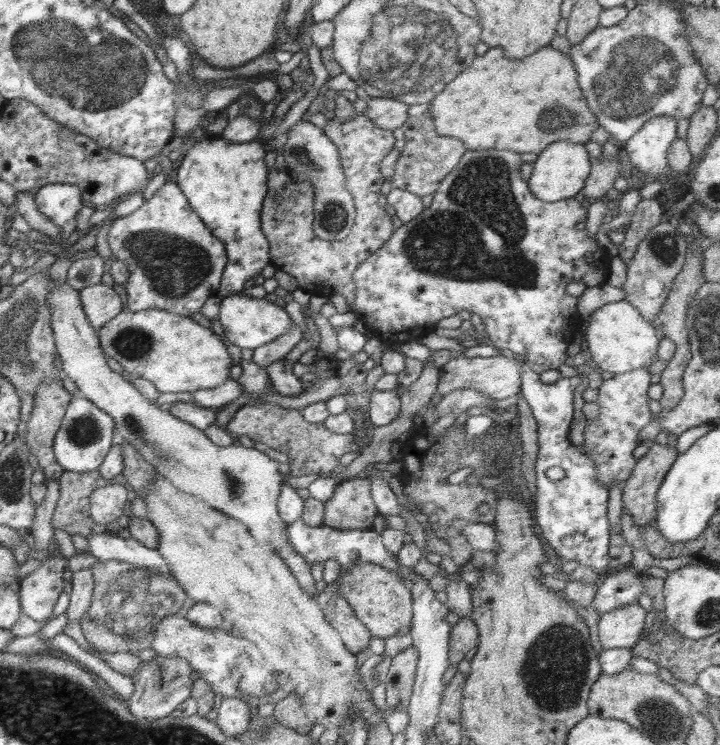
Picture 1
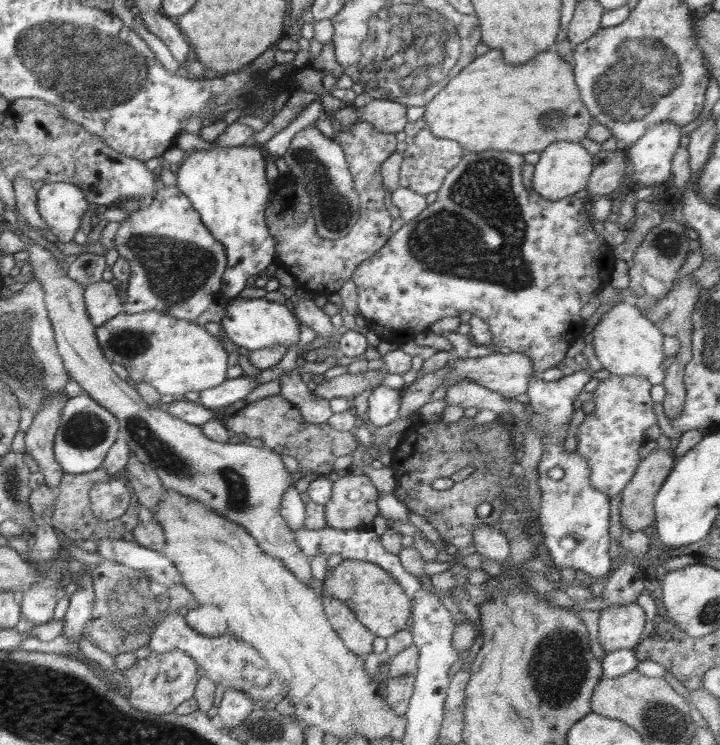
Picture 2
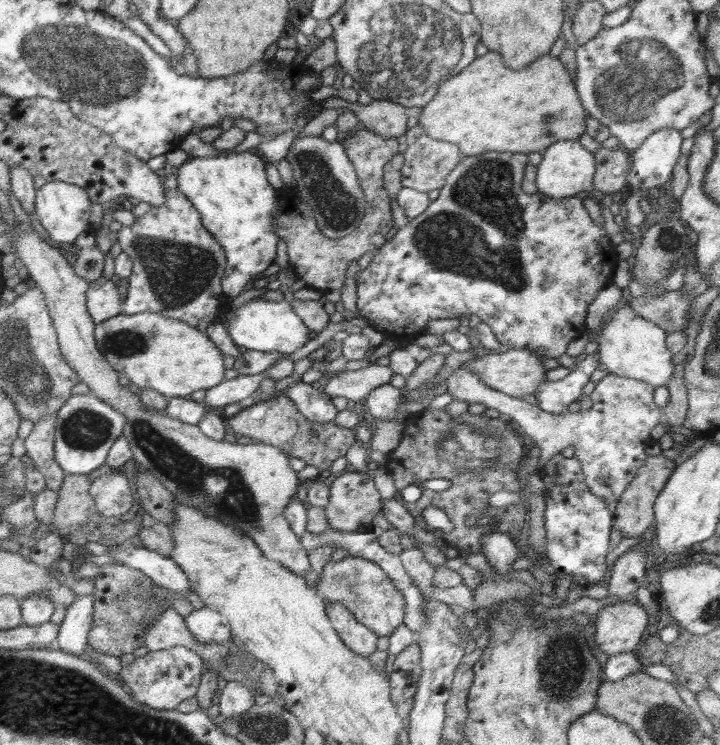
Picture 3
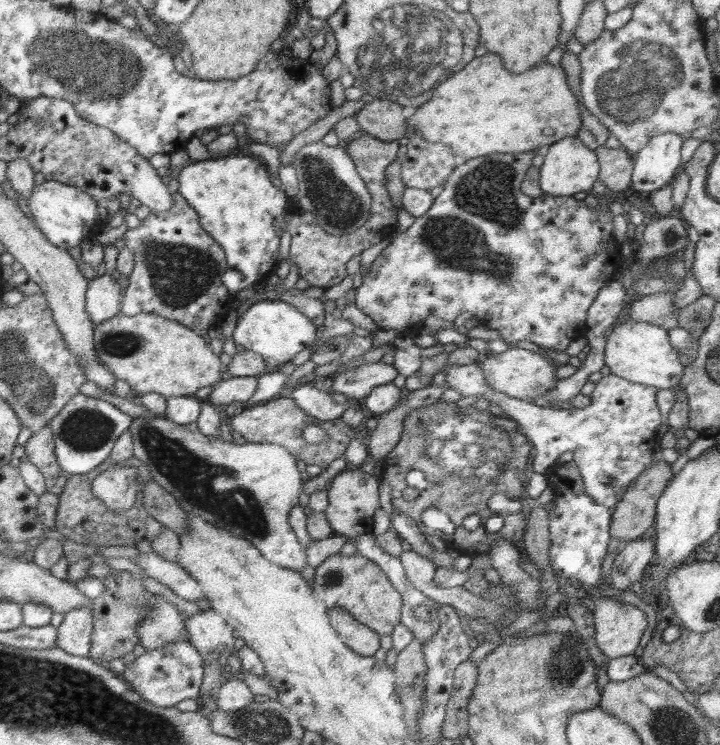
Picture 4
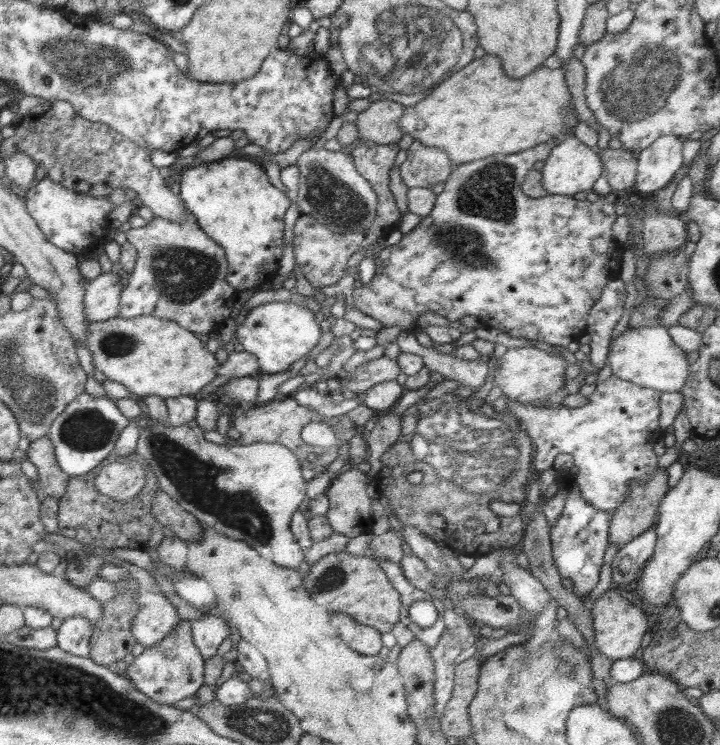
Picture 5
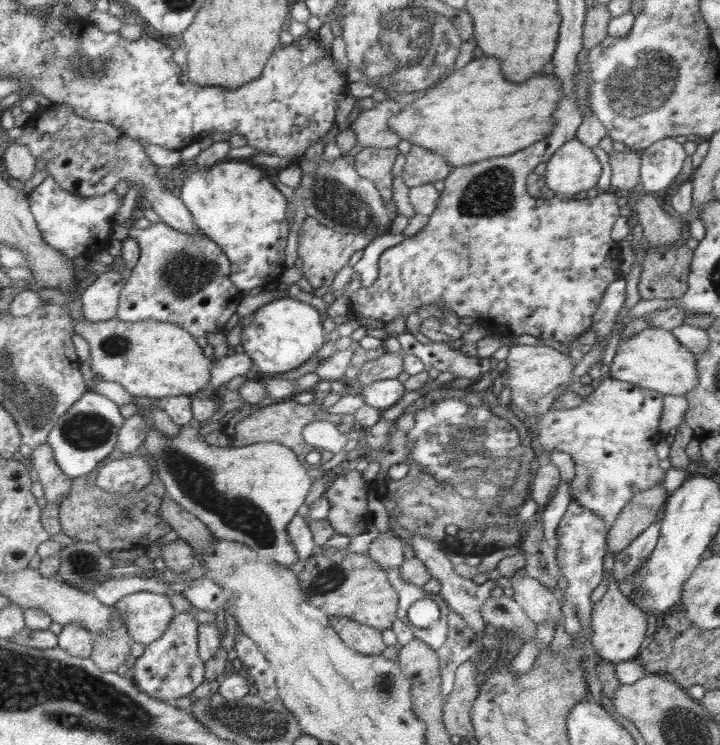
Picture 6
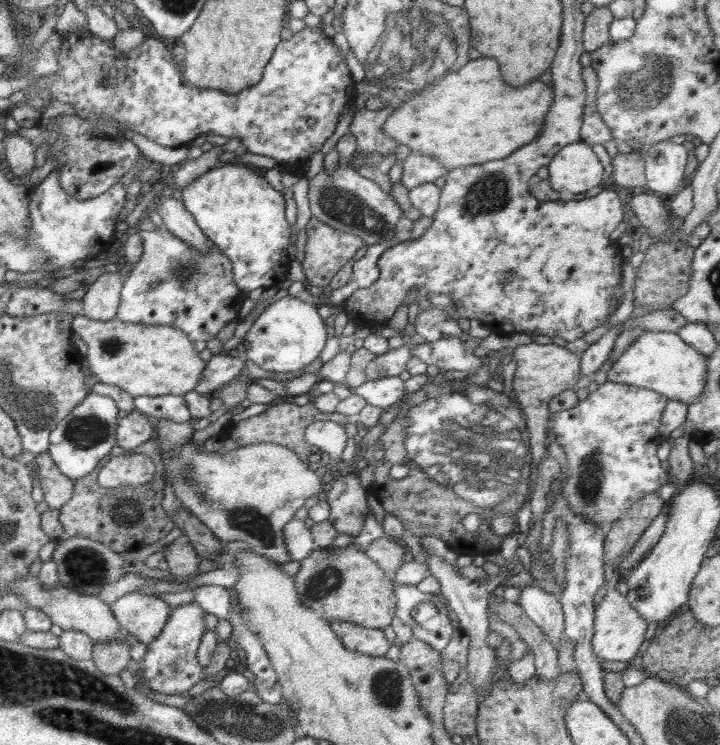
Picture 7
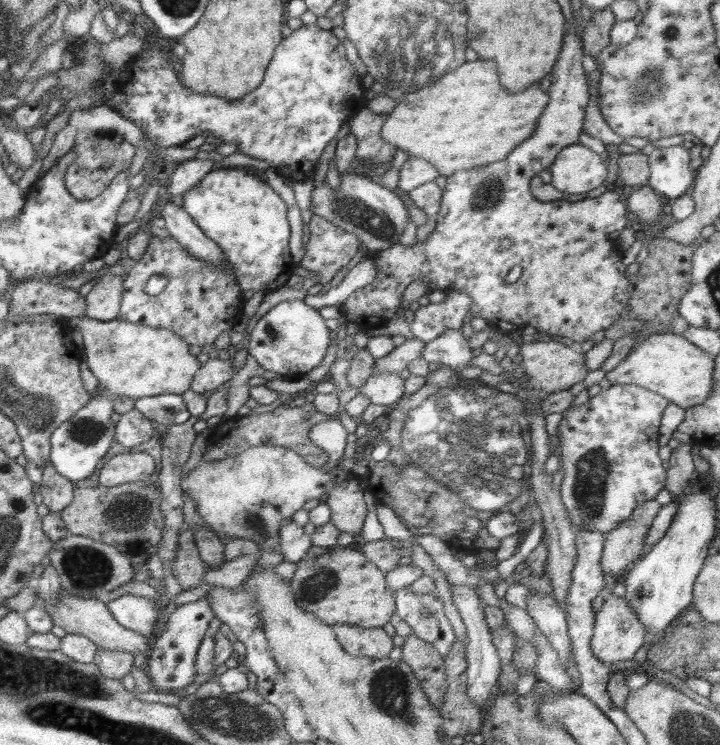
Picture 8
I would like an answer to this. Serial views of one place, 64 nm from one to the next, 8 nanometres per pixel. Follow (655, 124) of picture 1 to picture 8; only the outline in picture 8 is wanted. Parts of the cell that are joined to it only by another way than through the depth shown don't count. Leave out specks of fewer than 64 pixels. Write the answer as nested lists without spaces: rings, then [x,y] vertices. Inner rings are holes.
[[[680,144],[670,147],[652,147],[647,151],[648,163],[650,163],[650,178],[648,178],[647,184],[660,194],[666,203],[690,192],[693,188],[696,171],[690,167],[690,155],[687,148]]]

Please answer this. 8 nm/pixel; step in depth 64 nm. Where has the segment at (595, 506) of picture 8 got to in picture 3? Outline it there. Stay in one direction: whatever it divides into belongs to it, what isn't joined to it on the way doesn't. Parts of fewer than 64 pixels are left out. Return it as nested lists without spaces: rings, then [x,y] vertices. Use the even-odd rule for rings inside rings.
[[[464,366],[448,376],[447,390],[454,401],[464,400],[469,405],[486,405],[486,408],[494,408],[503,418],[511,421],[518,432],[525,434],[540,449],[539,464],[536,466],[538,472],[565,448],[574,448],[574,457],[581,466],[587,488],[611,507],[622,497],[624,490],[649,458],[646,448],[655,442],[651,438],[652,428],[665,422],[662,409],[654,403],[653,386],[612,373],[596,383],[591,408],[578,412],[568,411],[566,414],[551,414],[528,404],[524,399],[498,392]]]

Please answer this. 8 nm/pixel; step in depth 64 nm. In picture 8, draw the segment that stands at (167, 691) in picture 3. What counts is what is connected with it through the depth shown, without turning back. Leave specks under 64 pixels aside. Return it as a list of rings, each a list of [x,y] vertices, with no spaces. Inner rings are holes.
[[[201,597],[194,602],[178,605],[170,616],[163,621],[158,633],[153,637],[150,652],[146,657],[148,676],[152,680],[154,690],[167,692],[174,688],[182,688],[194,682],[196,676],[196,655],[198,647],[206,634],[210,620],[216,618],[216,613],[208,601]]]

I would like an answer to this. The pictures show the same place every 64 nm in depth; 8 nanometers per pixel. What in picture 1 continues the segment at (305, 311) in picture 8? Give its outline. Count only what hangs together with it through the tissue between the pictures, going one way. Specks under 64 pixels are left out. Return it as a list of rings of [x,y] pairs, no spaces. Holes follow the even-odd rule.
[[[236,292],[223,297],[219,306],[218,320],[223,326],[225,337],[240,348],[254,350],[292,330],[293,321],[286,309],[264,298],[258,299],[244,295],[243,292]]]

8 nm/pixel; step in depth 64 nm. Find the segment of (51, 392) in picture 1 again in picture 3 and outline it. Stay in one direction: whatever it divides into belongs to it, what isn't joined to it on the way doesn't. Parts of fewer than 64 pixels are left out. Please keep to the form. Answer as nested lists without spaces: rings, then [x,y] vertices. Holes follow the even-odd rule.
[[[55,416],[40,419],[30,436],[24,440],[24,446],[26,455],[32,458],[35,468],[44,475],[46,487],[58,493],[69,474],[55,460]]]

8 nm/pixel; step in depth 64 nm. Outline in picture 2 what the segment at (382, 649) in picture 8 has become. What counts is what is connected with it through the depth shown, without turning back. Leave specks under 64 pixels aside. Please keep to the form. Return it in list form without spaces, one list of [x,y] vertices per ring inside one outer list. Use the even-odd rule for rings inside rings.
[[[322,595],[322,606],[329,624],[339,634],[348,650],[363,657],[373,651],[372,643],[376,635],[358,622],[354,612],[346,606],[346,603],[338,598]]]

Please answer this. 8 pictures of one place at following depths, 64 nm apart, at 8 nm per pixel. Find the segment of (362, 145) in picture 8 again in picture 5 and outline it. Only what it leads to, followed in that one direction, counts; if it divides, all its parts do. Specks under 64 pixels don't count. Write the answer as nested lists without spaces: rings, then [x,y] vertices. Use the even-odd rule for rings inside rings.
[[[380,99],[370,107],[353,116],[358,128],[359,138],[363,142],[388,145],[397,144],[405,137],[398,128],[398,119],[403,114],[402,103],[393,99]]]

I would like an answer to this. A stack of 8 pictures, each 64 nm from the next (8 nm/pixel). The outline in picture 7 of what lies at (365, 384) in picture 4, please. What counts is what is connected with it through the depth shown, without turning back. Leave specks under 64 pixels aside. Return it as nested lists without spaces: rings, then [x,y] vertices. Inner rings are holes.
[[[402,345],[398,349],[390,349],[380,354],[366,366],[366,380],[385,376],[399,376],[406,369],[406,364],[414,356],[410,345]]]

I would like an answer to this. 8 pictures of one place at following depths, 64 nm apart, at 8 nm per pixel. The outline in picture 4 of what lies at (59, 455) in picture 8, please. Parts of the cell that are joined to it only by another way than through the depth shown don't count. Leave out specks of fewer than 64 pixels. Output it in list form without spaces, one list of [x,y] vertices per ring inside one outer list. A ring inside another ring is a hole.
[[[82,393],[76,394],[62,411],[49,423],[54,436],[57,463],[70,475],[82,475],[97,470],[102,462],[109,460],[116,440],[131,426],[133,418],[116,406]]]

